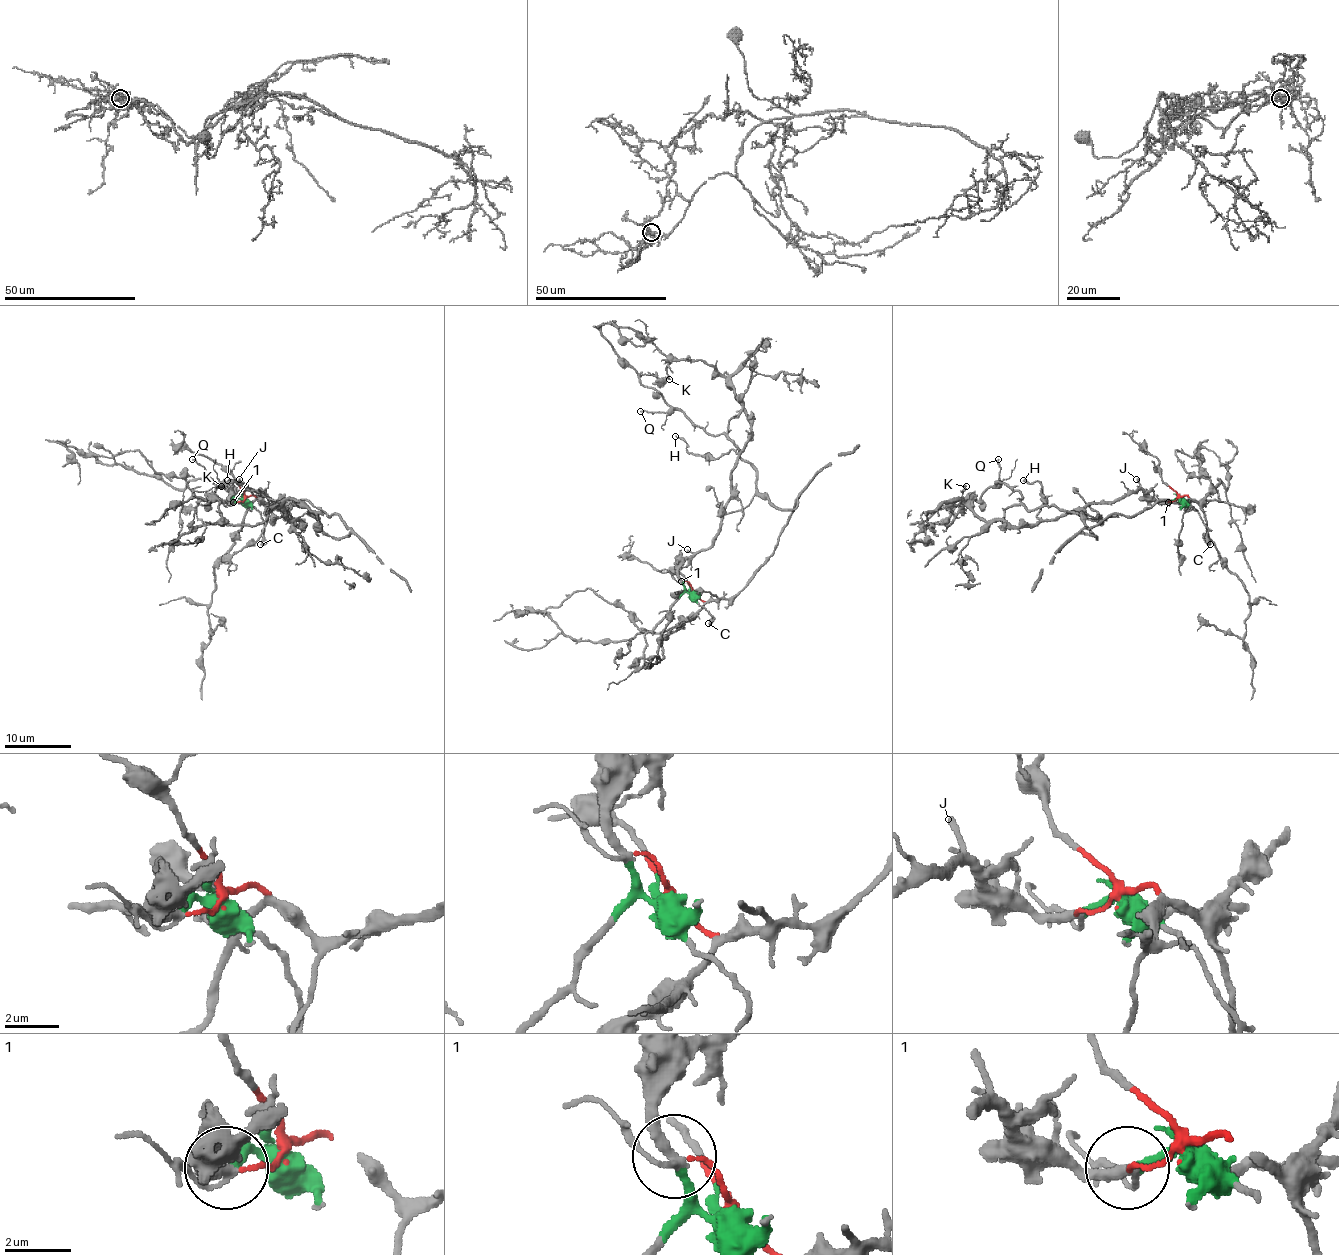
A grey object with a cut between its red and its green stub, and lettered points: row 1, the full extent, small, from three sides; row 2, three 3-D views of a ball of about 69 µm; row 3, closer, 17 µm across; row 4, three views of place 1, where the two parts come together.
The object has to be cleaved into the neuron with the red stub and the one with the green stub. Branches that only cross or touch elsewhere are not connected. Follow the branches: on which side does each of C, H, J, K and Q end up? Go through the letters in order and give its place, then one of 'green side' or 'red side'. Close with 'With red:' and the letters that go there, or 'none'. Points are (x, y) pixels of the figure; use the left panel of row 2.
C: at (260, 544); green side
H: at (227, 480); green side
J: at (239, 479); green side
K: at (221, 486); red side
Q: at (192, 459); red side
With red: K, Q

